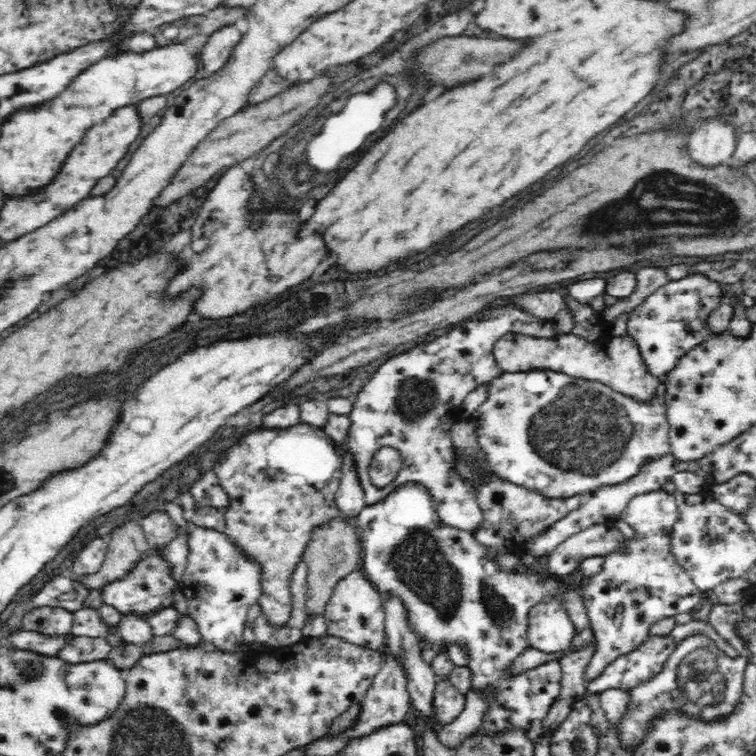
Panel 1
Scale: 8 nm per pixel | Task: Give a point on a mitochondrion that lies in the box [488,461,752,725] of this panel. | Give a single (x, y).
(698, 676)

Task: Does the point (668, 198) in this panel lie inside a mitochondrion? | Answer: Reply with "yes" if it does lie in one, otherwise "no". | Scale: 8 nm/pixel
yes

